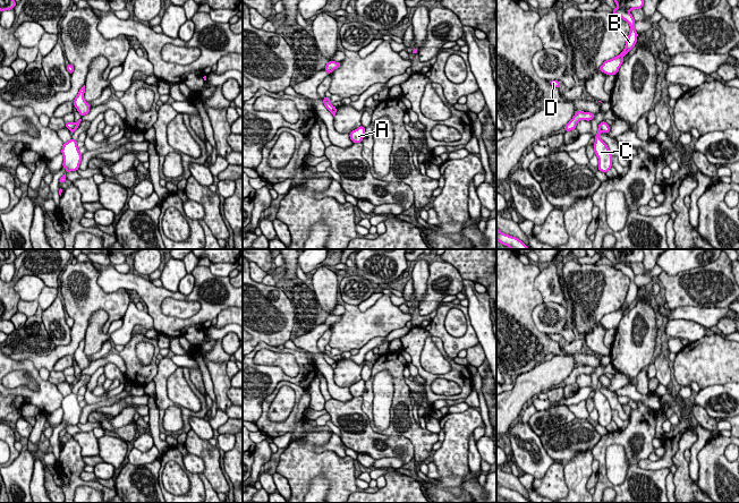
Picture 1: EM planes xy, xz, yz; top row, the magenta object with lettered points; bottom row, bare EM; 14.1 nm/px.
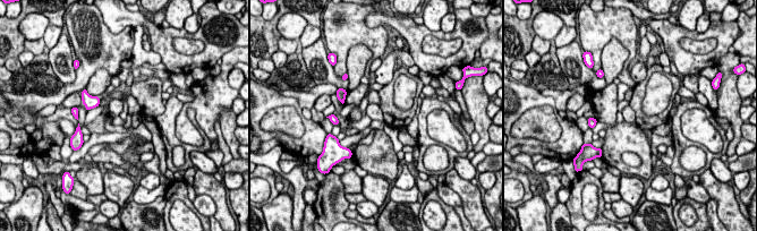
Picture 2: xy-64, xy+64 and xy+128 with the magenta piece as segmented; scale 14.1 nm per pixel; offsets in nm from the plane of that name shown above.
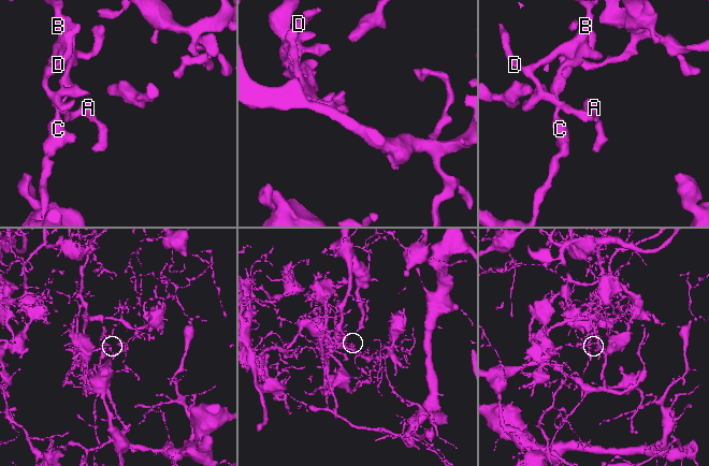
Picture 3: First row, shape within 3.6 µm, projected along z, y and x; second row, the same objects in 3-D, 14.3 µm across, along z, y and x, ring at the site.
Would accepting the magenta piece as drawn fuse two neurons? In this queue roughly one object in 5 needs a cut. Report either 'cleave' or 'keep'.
cleave

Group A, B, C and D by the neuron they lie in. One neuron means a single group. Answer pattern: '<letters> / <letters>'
A B D / C

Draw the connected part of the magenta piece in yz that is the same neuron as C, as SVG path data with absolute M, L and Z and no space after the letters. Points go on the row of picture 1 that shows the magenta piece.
M598 127L597 134L595 136L594 153L598 159L597 169L606 173L612 168L612 154L609 146L601 139L600 135L602 129Z

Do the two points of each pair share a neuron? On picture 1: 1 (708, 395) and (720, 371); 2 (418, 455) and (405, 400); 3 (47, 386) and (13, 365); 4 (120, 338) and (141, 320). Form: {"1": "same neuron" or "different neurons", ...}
{"1": "different neurons", "2": "same neuron", "3": "same neuron", "4": "same neuron"}

